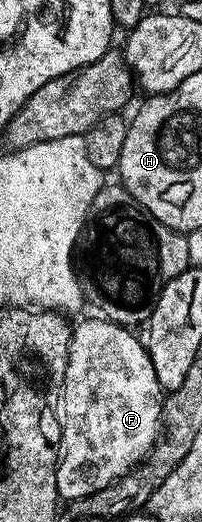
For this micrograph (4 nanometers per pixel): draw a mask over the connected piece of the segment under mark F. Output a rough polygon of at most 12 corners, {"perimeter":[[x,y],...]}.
{"perimeter":[[110,319],[71,331],[57,493],[87,497],[149,458],[163,392]]}

